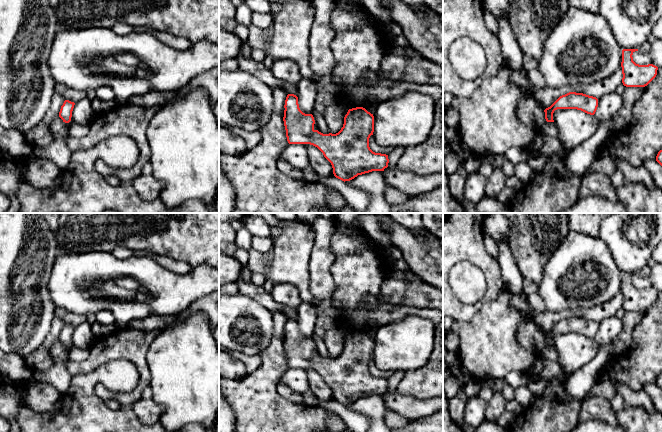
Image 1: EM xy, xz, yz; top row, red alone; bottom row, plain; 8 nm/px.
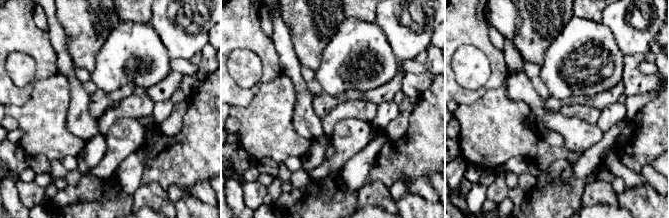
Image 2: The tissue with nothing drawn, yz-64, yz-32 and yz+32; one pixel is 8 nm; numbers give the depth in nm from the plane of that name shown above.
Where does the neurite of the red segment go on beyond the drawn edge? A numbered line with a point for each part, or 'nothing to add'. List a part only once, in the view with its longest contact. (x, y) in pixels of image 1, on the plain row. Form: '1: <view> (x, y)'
1: yz (546, 320)

